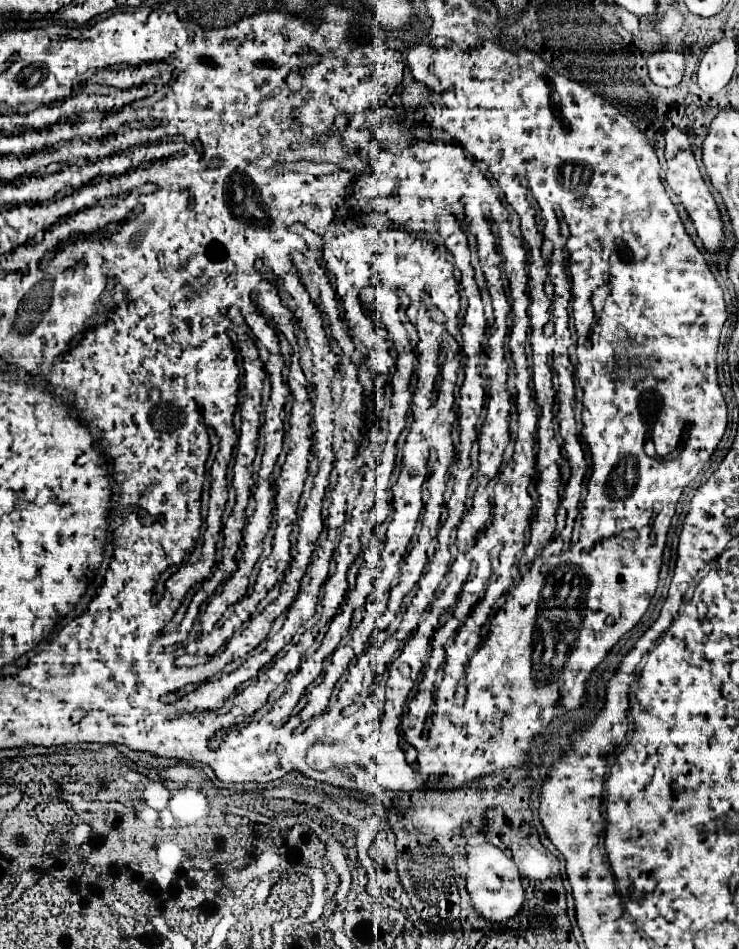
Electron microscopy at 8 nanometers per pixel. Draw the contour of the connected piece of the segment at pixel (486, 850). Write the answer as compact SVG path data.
M480 843L480 845L468 845L468 873L466 873L466 887L470 893L470 899L478 911L480 917L500 923L506 919L512 919L522 903L524 903L524 889L520 883L520 873L510 857L506 857L496 845L492 843Z

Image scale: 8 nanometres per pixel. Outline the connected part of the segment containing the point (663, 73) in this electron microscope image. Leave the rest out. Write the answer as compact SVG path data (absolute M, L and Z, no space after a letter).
M656 51L646 59L648 65L648 75L650 79L664 87L668 85L666 81L682 81L684 75L684 59L680 53L674 51Z

